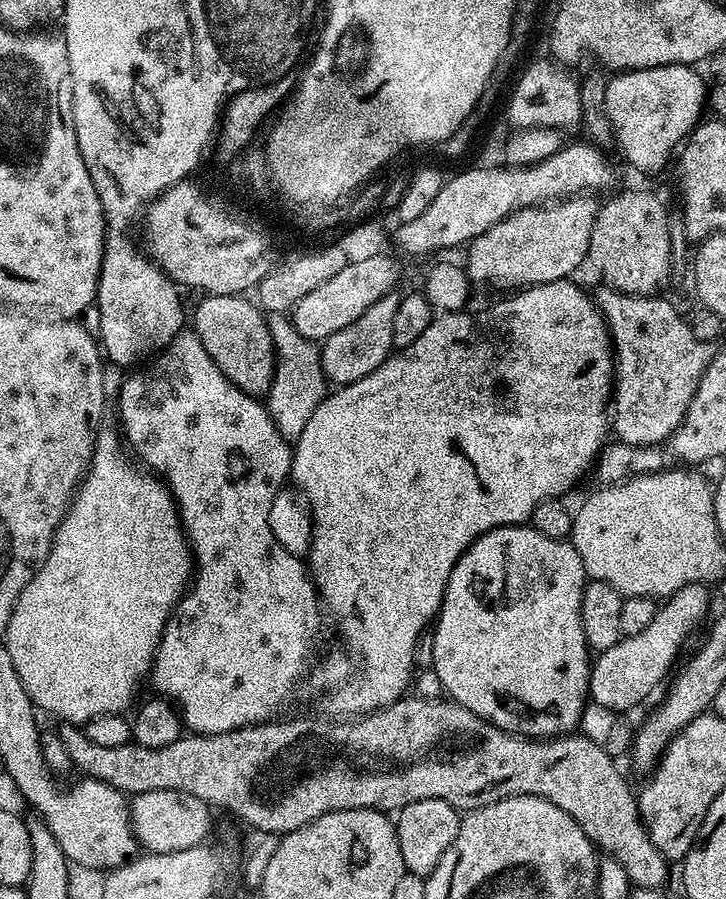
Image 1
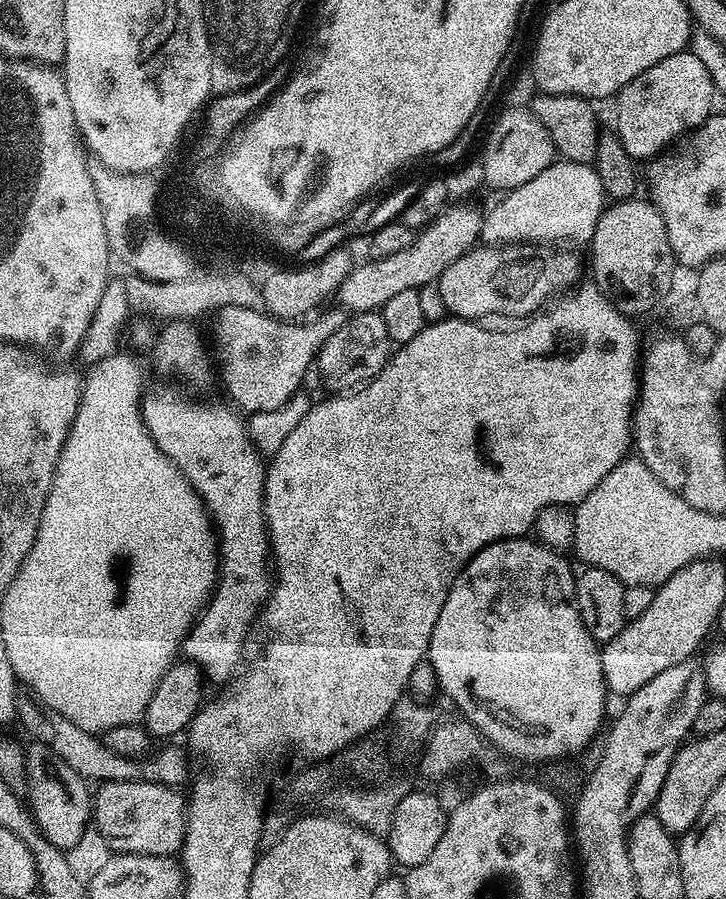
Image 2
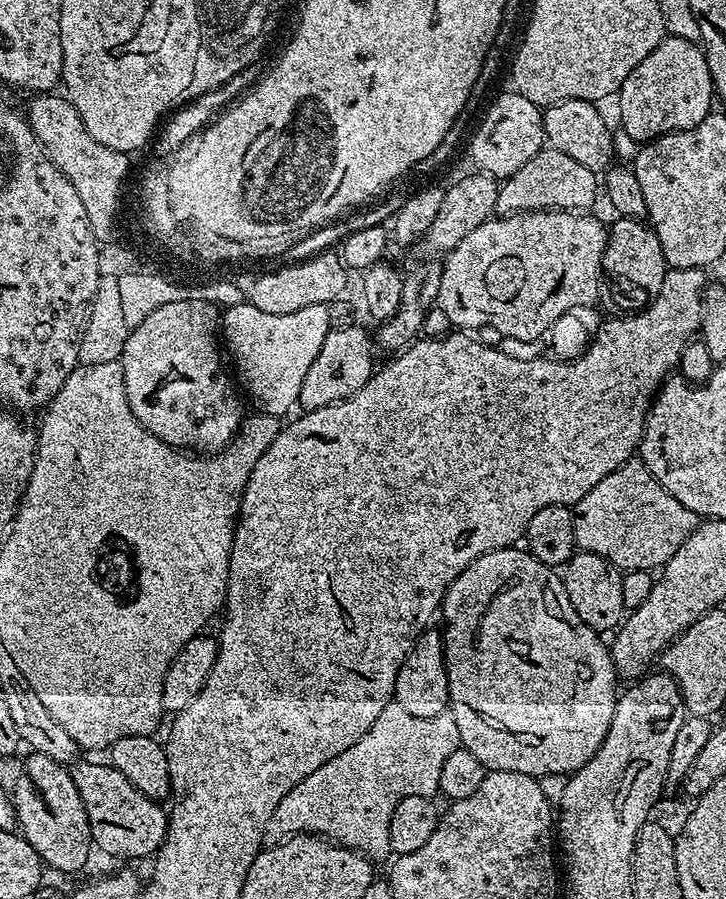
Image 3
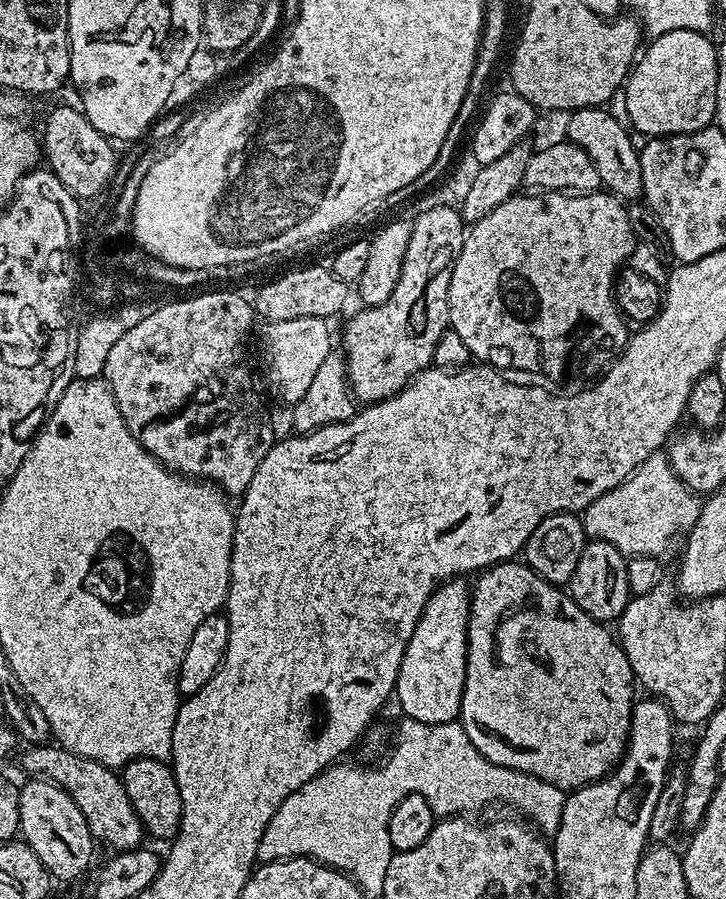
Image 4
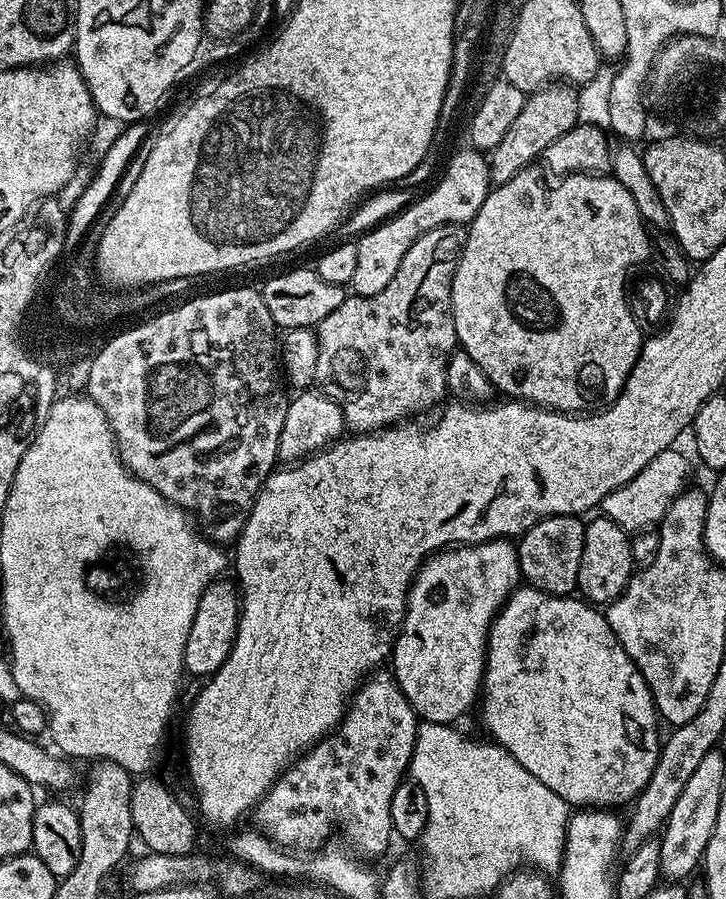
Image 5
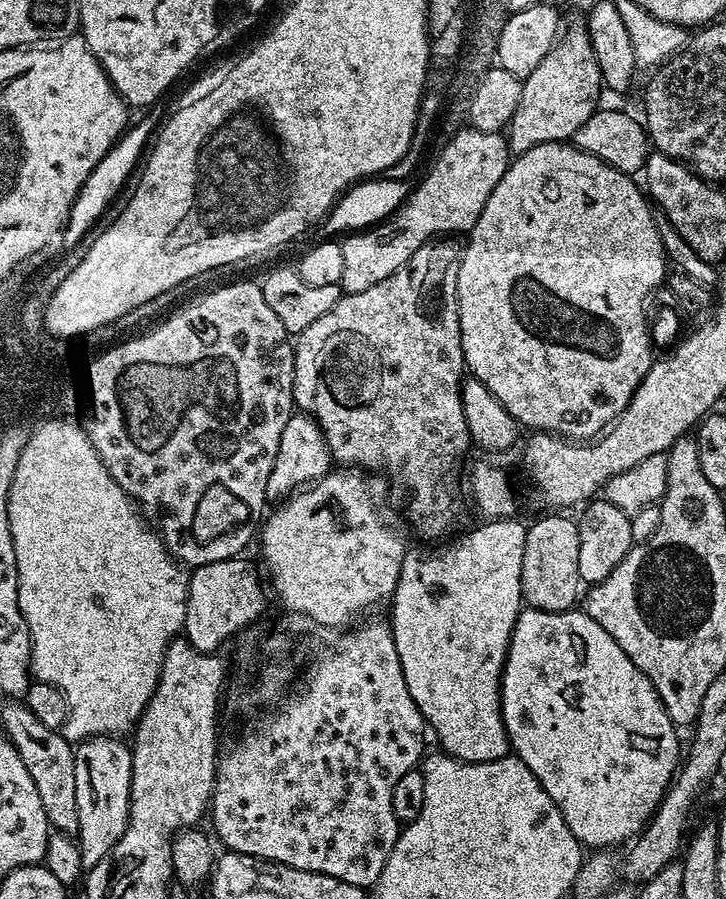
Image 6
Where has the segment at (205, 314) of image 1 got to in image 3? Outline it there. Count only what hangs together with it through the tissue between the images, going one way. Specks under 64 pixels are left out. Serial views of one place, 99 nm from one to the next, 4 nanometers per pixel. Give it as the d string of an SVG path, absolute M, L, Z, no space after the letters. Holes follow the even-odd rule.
M247 302L225 307L222 312L222 340L226 352L232 355L236 363L235 375L241 389L257 404L259 411L265 416L287 417L293 407L299 405L302 394L302 382L306 382L306 373L314 366L314 358L318 358L318 350L322 350L322 342L326 342L326 334L333 327L334 321L329 305L306 306L306 310L294 310L294 314L266 314L266 310L258 310L258 306Z

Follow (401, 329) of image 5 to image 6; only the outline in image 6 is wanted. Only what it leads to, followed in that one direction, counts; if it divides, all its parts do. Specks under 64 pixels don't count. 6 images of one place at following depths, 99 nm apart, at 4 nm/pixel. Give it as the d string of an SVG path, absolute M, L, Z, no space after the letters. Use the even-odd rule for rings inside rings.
M433 238L427 240L422 246L418 246L418 250L414 250L414 254L405 262L398 270L394 270L394 274L390 274L390 278L382 278L382 282L374 282L374 286L370 286L370 290L362 290L361 292L349 292L341 295L340 301L334 306L334 310L322 314L322 318L318 318L318 322L313 322L310 326L306 326L306 330L302 330L294 340L294 355L296 358L296 369L294 370L294 378L292 379L292 398L295 407L301 413L307 414L316 421L318 427L322 430L322 434L326 438L328 448L332 452L332 459L337 465L347 466L352 470L365 470L369 468L372 472L385 472L392 479L392 484L398 491L404 495L404 512L408 515L408 524L420 536L425 536L425 541L436 542L441 538L447 537L449 534L455 533L456 527L460 524L460 519L464 516L464 500L460 497L460 463L464 460L464 455L468 452L468 444L473 443L472 435L468 432L466 426L466 414L462 410L462 394L460 386L466 379L466 369L464 366L464 351L462 350L462 334L460 333L460 311L458 310L458 270L460 269L460 260L464 256L464 249L461 241L456 238Z

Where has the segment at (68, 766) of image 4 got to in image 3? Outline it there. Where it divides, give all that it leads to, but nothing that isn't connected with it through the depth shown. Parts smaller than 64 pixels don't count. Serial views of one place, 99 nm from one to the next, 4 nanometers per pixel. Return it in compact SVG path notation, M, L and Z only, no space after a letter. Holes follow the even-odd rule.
M111 763L71 765L74 786L82 797L82 806L90 818L92 843L108 856L117 856L120 860L140 860L143 856L155 857L164 841L168 838L168 818L163 803L151 800L139 792L118 769Z

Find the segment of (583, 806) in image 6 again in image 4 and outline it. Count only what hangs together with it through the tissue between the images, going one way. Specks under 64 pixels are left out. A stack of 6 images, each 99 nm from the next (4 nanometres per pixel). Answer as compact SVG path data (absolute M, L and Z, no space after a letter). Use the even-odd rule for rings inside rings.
M523 562L494 564L490 568L483 569L476 578L476 585L470 588L469 614L466 617L464 689L462 702L458 706L458 723L466 730L466 738L470 738L478 754L482 754L490 762L524 772L535 780L545 780L565 790L584 788L587 784L601 780L623 760L628 746L628 735L632 729L634 677L619 639L613 633L611 636L601 621L590 618L590 614L582 611L563 587L552 584L549 580L543 580L533 568L529 568Z

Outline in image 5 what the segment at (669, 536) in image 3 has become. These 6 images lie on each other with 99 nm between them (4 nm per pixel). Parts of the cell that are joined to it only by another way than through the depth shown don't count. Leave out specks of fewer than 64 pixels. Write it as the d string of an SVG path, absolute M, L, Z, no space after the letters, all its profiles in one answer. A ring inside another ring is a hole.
M673 446L662 450L658 458L650 458L650 462L646 462L646 466L642 466L642 470L638 470L638 474L630 478L630 482L606 494L604 501L598 505L599 511L614 522L618 522L618 526L622 526L629 534L643 532L659 525L664 519L666 510L674 502L674 498L678 498L690 484L688 460L678 449L679 447Z

